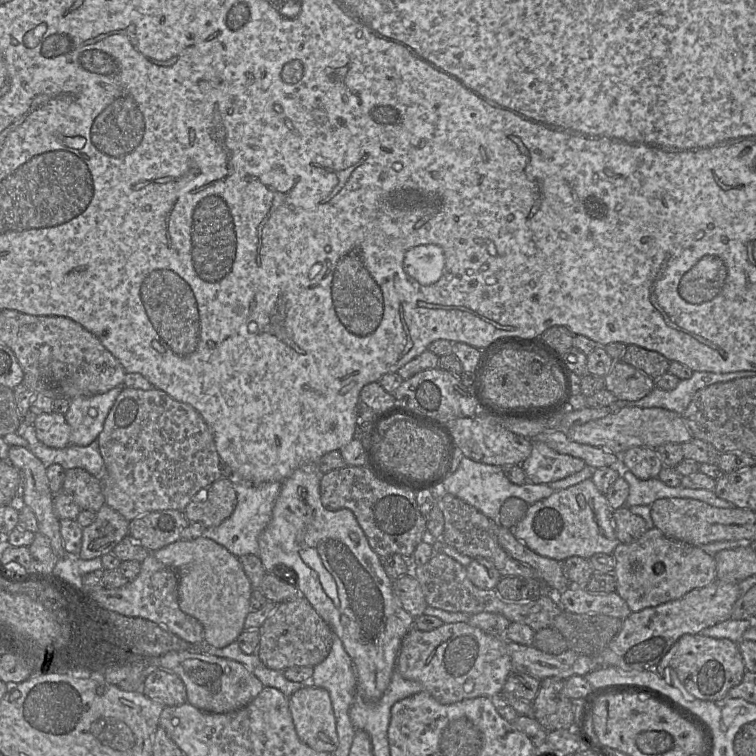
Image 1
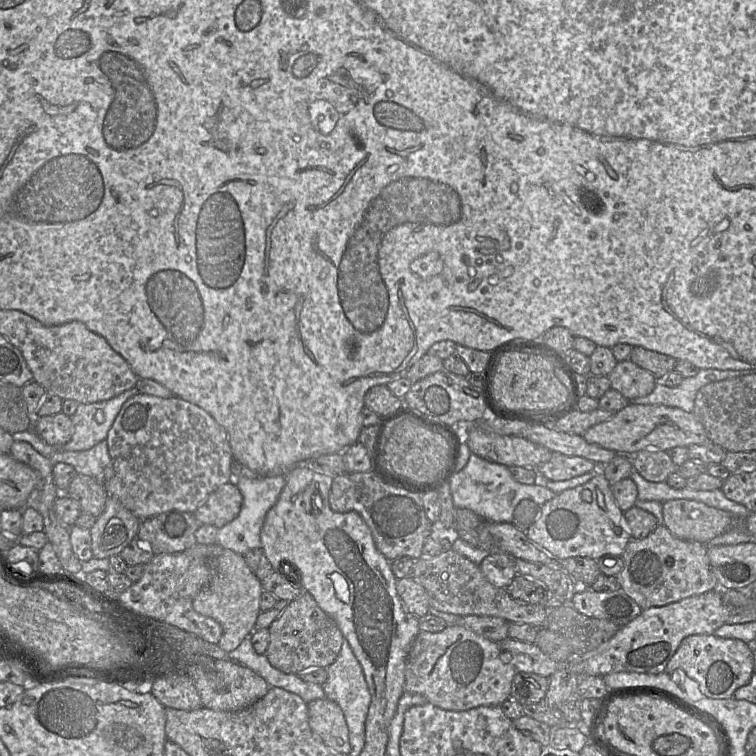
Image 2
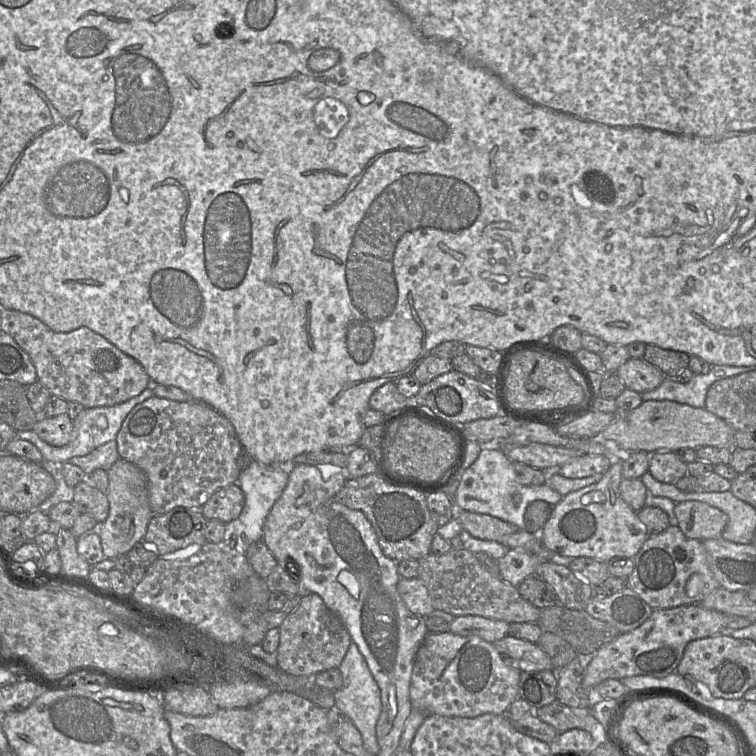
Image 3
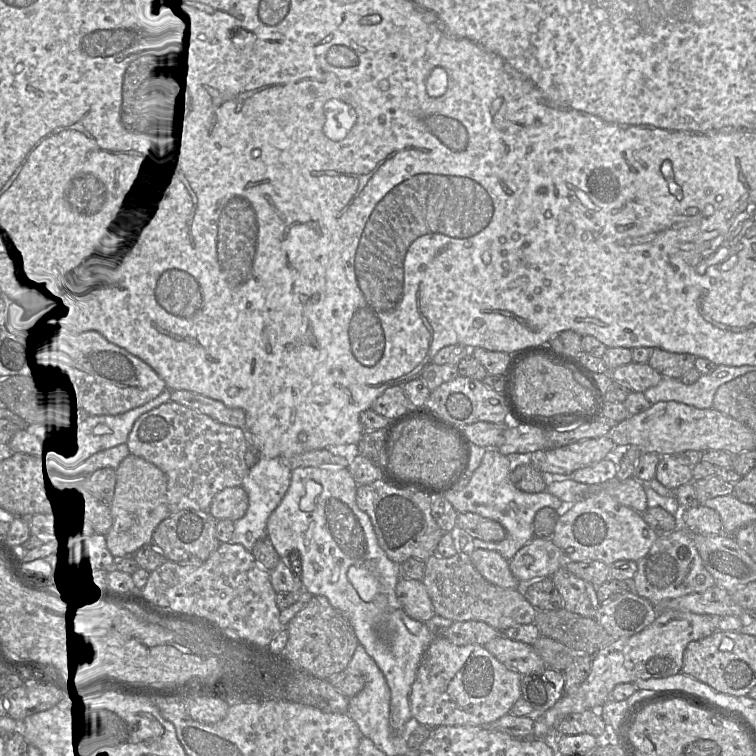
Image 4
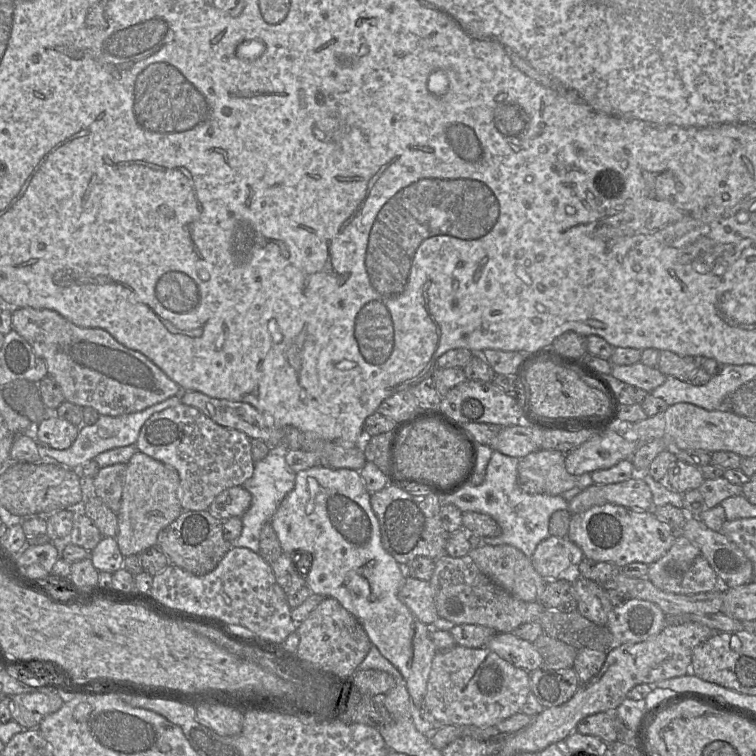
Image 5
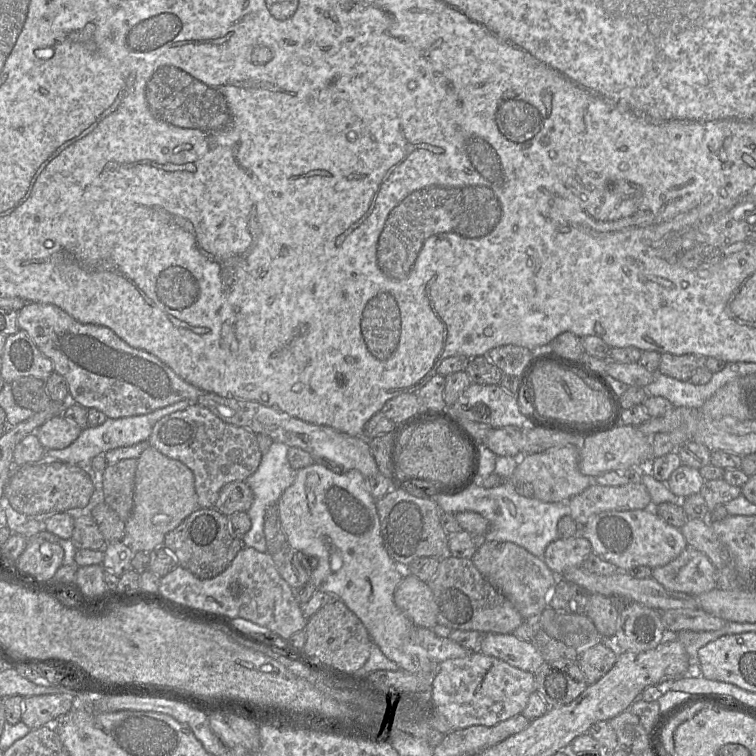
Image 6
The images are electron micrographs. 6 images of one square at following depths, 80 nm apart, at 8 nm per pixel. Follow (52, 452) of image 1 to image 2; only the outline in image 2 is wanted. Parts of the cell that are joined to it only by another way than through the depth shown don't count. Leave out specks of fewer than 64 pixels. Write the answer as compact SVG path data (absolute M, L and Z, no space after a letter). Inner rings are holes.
M106 440L99 442L89 450L58 451L48 459L52 465L57 463L69 464L79 474L98 479L102 478L105 468L111 462Z

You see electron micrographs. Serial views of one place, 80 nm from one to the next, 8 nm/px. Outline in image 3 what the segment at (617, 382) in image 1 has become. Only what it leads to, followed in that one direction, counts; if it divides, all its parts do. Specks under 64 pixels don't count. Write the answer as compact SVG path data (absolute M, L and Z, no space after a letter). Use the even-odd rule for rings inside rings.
M630 357L615 372L627 389L644 393L657 388L664 374L644 359Z

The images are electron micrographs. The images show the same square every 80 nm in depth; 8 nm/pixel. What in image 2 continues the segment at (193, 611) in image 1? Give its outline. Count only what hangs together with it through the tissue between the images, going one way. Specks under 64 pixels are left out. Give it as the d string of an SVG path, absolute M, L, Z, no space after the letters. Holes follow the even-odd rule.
M222 548L222 552L221 554L213 559L211 561L211 578L210 578L210 581L208 583L208 585L206 587L204 587L196 596L195 598L193 599L193 609L198 612L199 614L203 615L203 616L206 616L206 617L209 617L209 618L212 618L214 619L215 621L217 621L221 626L222 626L222 629L223 629L223 633L222 633L222 636L218 642L218 646L224 650L225 652L231 652L233 651L234 649L236 649L240 643L247 637L249 637L251 635L251 633L255 630L255 623L256 623L256 620L257 620L257 617L259 615L259 613L261 612L260 610L260 597L261 597L261 594L263 592L263 588L262 588L262 584L261 584L261 581L252 573L252 571L250 570L250 568L247 566L244 558L242 555L239 555L239 554L236 554L235 552L233 552L232 550L230 549L226 549L226 548Z

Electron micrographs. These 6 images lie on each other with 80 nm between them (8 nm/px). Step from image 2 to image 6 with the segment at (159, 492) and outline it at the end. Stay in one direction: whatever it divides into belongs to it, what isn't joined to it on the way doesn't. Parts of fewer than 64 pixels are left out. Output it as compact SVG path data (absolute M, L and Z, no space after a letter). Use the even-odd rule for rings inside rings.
M197 403L161 418L154 425L147 441L150 447L183 463L193 472L200 508L214 507L220 490L225 485L245 481L254 474L263 456L255 433L222 421Z

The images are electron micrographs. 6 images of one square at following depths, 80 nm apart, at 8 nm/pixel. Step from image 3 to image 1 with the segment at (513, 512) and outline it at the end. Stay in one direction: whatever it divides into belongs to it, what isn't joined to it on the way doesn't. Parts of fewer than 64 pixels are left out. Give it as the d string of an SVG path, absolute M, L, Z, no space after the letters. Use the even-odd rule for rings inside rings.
M467 457L461 460L457 470L452 472L444 481L442 487L447 493L476 508L491 519L498 527L500 509L508 498L520 498L527 504L533 505L538 501L548 498L555 492L548 484L531 483L515 485L505 476L500 466L476 462Z

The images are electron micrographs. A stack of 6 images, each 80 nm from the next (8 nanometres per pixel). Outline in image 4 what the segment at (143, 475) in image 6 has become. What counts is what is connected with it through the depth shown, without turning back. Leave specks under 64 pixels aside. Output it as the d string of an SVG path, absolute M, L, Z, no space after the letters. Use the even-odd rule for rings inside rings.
M129 454L116 468L116 487L111 502L112 524L107 532L112 552L117 558L134 553L143 545L152 543L152 535L156 527L170 514L167 499L166 475L154 464L145 459Z

